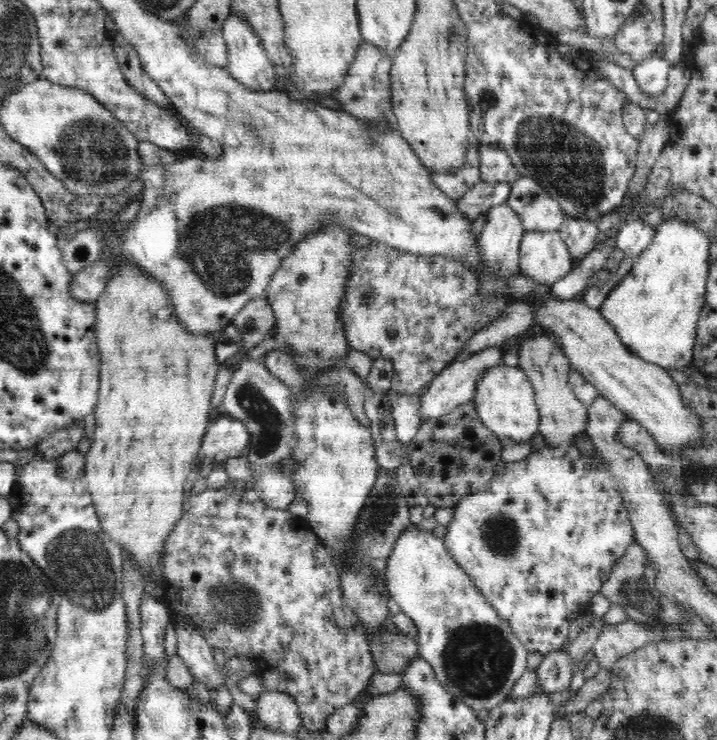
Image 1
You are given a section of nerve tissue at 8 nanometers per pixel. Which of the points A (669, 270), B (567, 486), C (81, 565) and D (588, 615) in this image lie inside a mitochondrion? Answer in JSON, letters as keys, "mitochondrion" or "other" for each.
{"A":"other","B":"other","C":"mitochondrion","D":"other"}

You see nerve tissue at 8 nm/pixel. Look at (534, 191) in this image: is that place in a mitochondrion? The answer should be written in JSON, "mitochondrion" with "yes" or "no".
{"mitochondrion":"yes"}

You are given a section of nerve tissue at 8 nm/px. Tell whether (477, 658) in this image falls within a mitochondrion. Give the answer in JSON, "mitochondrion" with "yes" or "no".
{"mitochondrion":"yes"}

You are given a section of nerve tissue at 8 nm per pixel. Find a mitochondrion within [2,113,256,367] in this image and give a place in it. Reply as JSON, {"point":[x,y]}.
{"point":[92,154]}

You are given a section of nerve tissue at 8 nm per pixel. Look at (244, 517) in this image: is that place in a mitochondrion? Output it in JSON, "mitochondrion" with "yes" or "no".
{"mitochondrion":"no"}

